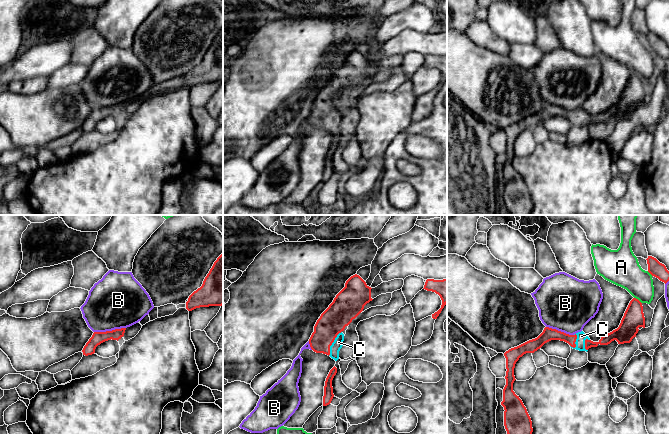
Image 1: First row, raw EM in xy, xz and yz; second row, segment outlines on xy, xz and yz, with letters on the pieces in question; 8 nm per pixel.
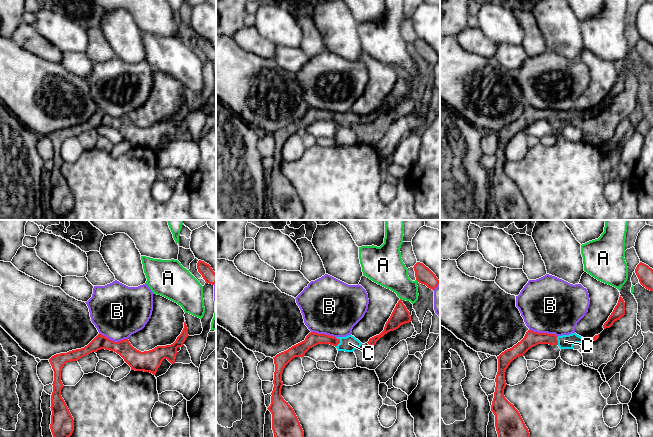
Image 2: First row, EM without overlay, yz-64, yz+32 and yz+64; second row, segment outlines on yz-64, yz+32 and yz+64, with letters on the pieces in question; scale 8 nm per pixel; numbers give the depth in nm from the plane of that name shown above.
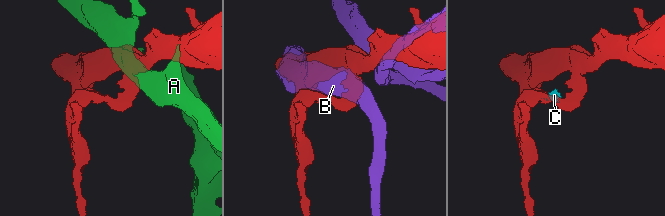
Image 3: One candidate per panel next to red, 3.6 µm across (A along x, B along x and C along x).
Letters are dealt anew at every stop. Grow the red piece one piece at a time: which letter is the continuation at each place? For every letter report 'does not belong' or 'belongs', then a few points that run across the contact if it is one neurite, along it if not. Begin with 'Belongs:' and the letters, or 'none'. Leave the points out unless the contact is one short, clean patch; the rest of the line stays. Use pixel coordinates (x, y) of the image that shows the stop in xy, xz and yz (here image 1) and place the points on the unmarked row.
Belongs: C
A: does not belong
B: does not belong
C: belongs | xz (340, 89), (332, 98), (332, 118), (338, 118)

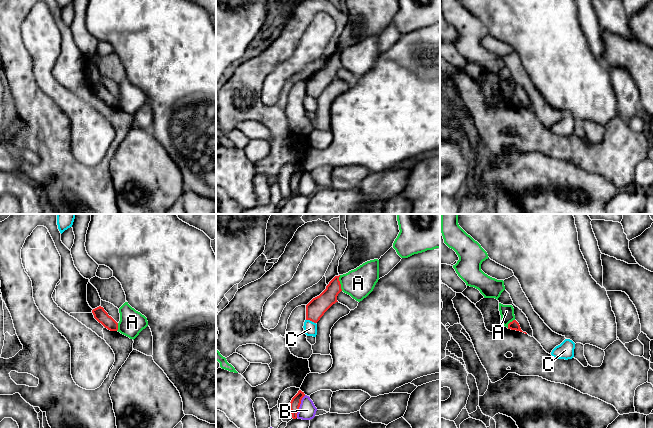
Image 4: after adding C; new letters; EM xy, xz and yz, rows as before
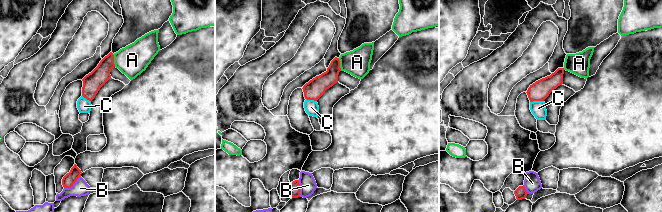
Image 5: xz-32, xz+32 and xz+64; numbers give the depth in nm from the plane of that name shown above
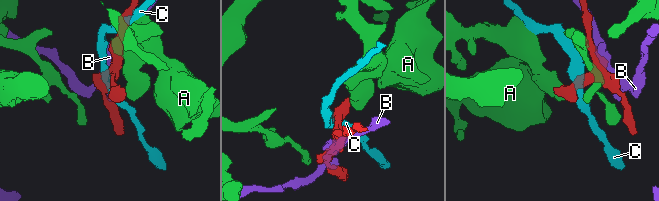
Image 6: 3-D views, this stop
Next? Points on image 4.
Belongs: none
A: does not belong | xz (339, 51), (339, 59), (342, 66)
B: does not belong
C: does not belong

